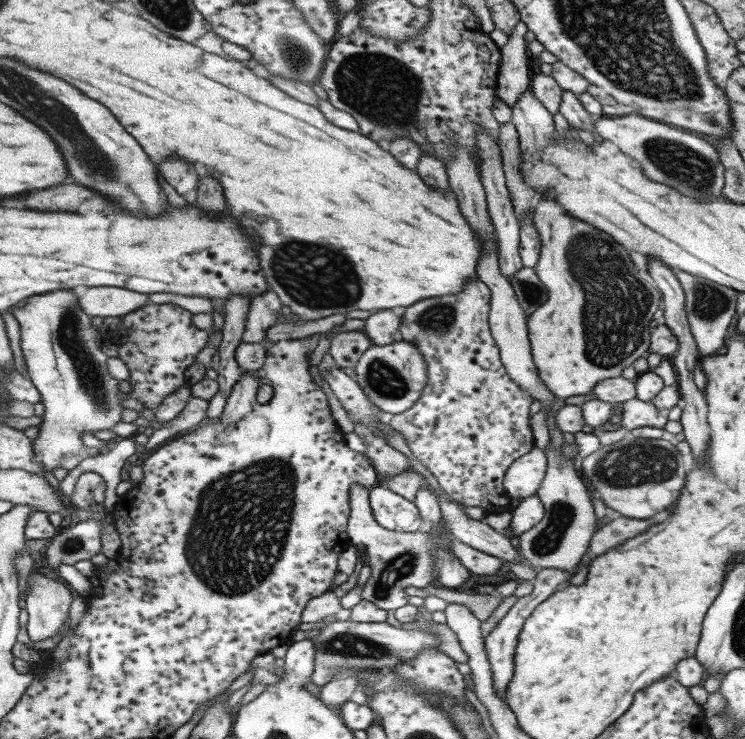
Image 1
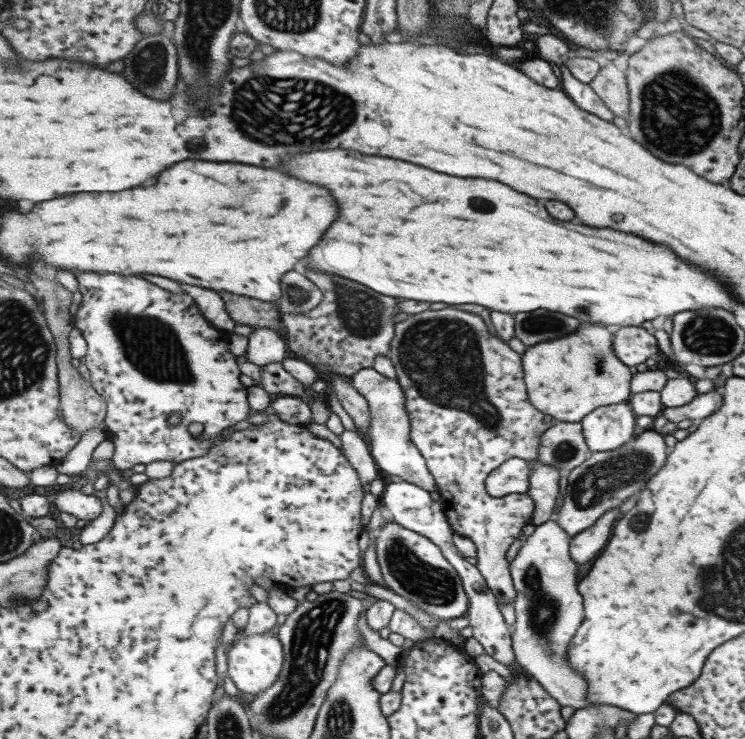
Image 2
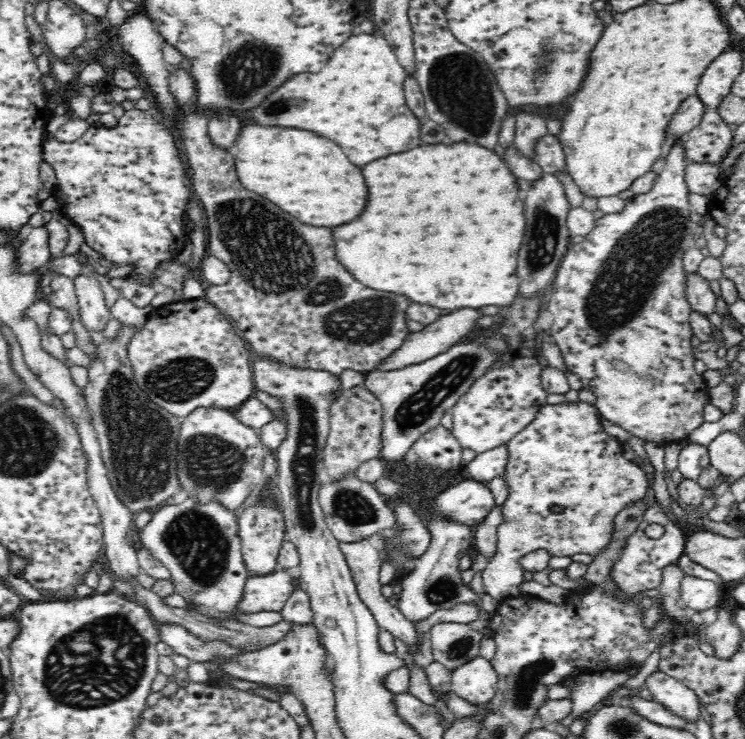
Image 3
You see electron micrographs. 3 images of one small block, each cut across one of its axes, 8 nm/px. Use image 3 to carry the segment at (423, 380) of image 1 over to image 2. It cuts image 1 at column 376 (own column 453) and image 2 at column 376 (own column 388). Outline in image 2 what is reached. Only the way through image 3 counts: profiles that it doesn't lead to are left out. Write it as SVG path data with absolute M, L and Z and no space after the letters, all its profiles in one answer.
M367 368L349 378L353 387L368 400L370 406L370 450L377 465L387 474L400 476L403 481L416 484L425 490L437 491L436 478L428 462L412 439L412 418L406 406L406 397L398 379L386 378L378 370Z

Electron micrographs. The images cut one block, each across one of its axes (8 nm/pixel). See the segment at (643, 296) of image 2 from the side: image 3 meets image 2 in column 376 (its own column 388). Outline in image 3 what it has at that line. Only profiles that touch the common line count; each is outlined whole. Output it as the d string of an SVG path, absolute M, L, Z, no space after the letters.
M445 140L442 144L428 144L428 146L416 146L404 154L390 154L386 158L374 160L362 168L366 176L366 184L370 190L370 202L358 218L358 222L352 222L350 226L340 226L334 230L334 240L338 246L338 258L342 258L342 264L348 266L348 270L368 286L374 286L376 290L390 290L406 294L410 300L428 304L436 308L444 308L452 312L459 309L479 310L481 306L509 305L515 294L519 291L520 280L516 274L518 268L518 254L522 246L526 217L524 203L520 200L520 186L516 182L516 175L506 162L496 154L494 149L482 146L477 142Z

